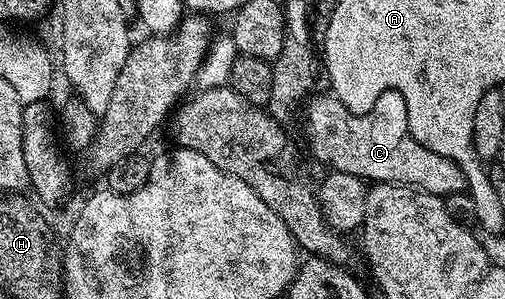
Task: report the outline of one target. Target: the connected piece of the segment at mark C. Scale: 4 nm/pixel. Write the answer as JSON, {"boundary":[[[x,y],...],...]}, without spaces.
{"boundary":[[[390,88],[388,92],[382,92],[372,108],[361,113],[351,112],[334,94],[319,95],[312,95],[302,109],[302,112],[304,111],[303,136],[307,139],[312,154],[324,164],[324,169],[353,174],[359,176],[364,182],[402,184],[440,198],[458,196],[466,189],[467,180],[463,176],[463,171],[452,160],[441,158],[441,154],[433,154],[433,150],[421,146],[417,142],[417,138],[411,136],[407,125],[405,98],[401,98],[401,94],[397,90]]]}

